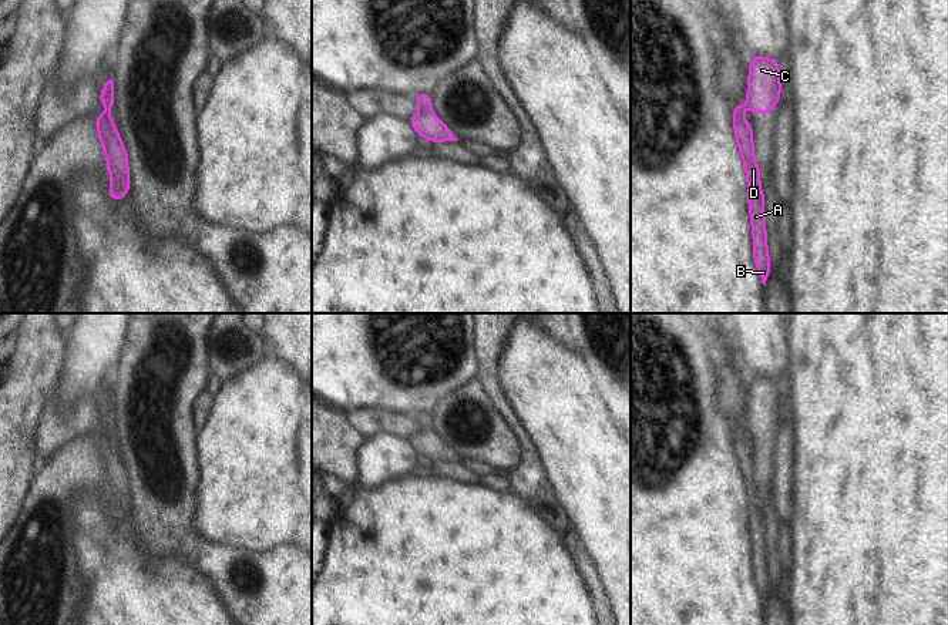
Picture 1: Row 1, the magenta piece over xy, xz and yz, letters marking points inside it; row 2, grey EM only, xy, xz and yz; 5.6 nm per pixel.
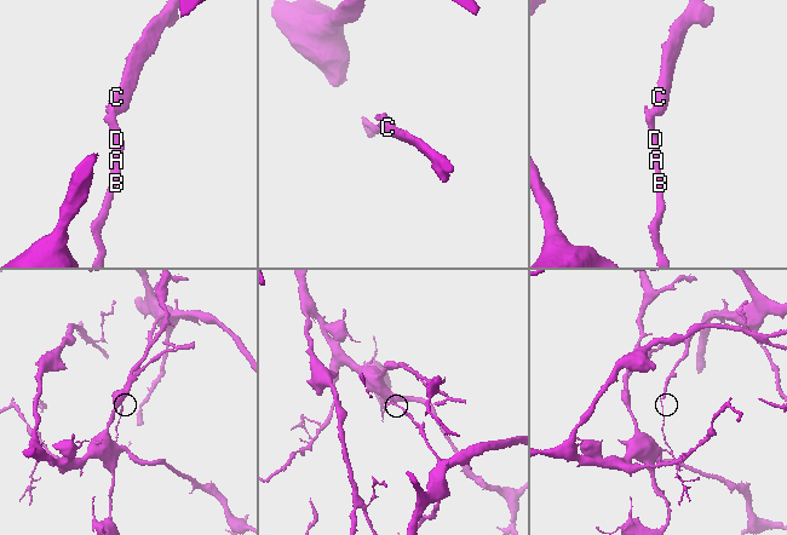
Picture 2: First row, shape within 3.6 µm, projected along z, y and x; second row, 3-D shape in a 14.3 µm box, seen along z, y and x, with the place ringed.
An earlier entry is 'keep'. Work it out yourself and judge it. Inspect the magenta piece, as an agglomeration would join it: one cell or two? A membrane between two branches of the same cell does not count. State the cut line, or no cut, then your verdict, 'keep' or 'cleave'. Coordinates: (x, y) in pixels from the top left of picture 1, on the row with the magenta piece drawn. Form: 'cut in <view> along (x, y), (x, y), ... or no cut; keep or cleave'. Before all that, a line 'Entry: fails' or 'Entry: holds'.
Entry: fails
cut in xz along (422, 110), (430, 111); cleave

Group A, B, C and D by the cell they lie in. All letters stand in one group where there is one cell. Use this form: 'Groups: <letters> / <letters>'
Groups: A B D / C

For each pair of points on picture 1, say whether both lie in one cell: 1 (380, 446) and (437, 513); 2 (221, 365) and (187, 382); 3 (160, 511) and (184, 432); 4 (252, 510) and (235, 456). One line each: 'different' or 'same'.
1: different
2: different
3: same
4: same

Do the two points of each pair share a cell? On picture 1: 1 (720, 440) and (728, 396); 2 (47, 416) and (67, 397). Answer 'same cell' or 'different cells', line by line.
1: different cells
2: different cells

